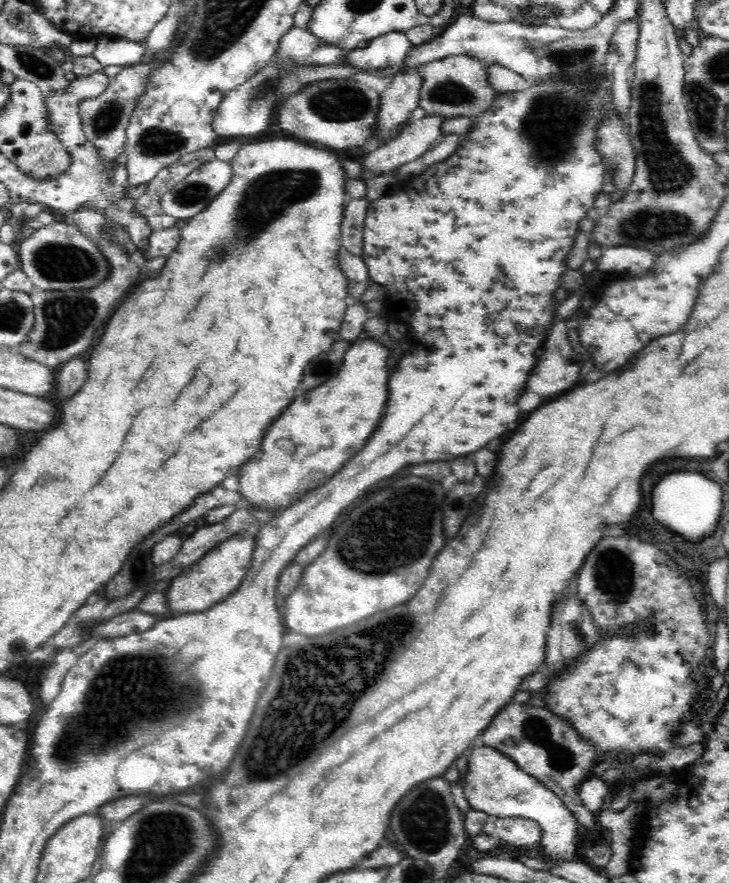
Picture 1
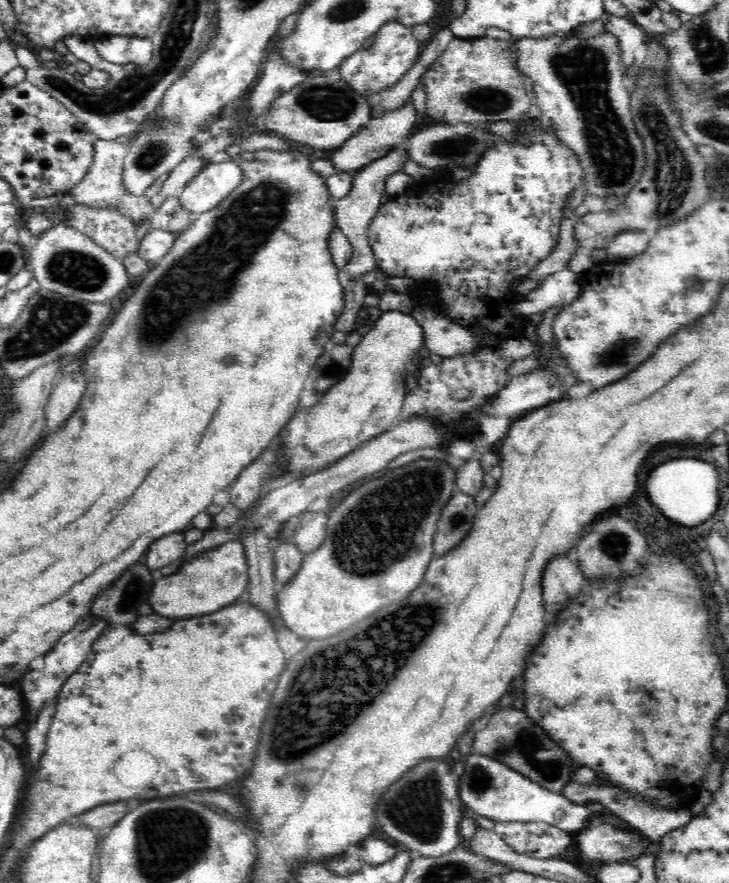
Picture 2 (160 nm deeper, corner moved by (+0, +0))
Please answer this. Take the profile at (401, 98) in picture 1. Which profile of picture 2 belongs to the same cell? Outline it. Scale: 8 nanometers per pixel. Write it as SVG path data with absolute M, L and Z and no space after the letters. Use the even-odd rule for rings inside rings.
M411 100L404 104L402 108L394 112L384 112L382 116L371 118L368 124L365 124L353 137L350 137L341 147L339 147L331 156L330 162L334 164L341 172L354 174L368 166L370 162L386 156L390 150L399 147L402 139L408 137L414 129L416 122L416 108L412 105Z

